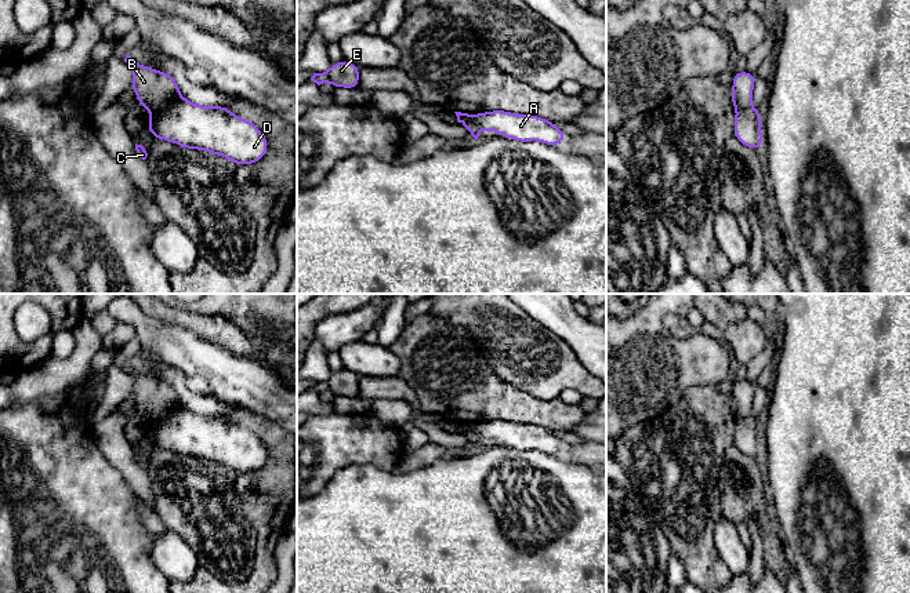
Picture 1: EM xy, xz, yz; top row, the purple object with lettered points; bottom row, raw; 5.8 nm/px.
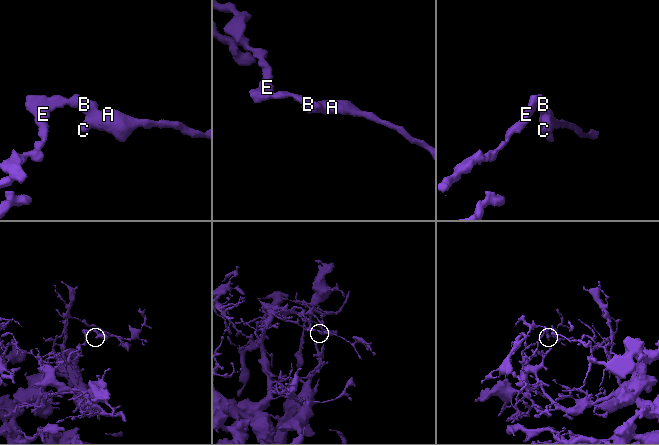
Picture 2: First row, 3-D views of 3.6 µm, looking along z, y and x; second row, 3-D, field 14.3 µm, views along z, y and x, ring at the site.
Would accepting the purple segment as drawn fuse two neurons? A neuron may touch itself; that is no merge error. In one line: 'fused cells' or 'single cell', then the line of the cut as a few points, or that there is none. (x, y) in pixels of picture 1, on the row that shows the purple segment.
fused cells; cut xy (180, 97), (152, 113)

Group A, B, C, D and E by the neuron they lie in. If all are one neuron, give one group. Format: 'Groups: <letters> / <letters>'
Groups: A C D / B E

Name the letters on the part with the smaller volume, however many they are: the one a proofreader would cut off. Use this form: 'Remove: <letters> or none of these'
Remove: A, C, D

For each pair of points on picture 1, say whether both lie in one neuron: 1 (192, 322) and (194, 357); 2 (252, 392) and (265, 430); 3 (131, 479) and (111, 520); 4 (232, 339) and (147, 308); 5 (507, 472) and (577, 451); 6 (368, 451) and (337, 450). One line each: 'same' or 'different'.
1: different
2: different
3: different
4: same
5: different
6: same

